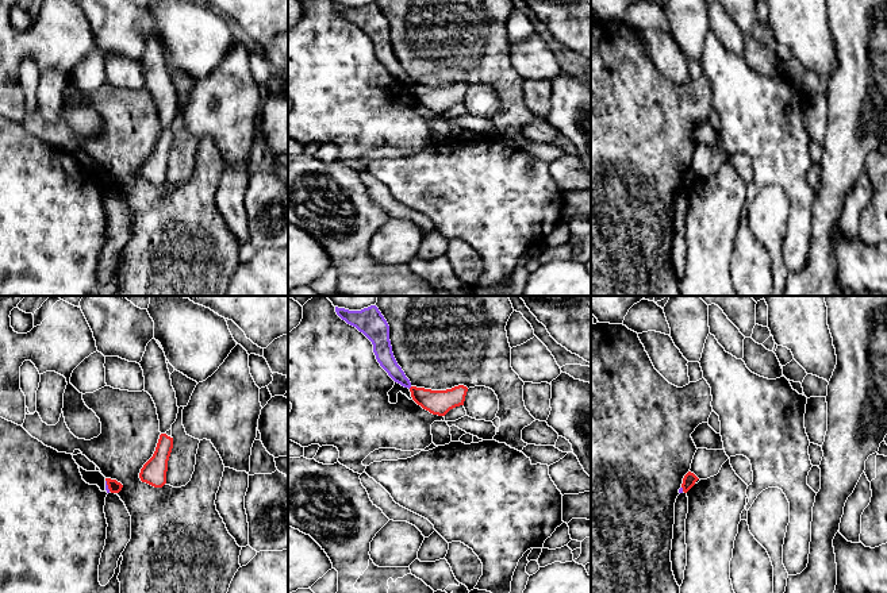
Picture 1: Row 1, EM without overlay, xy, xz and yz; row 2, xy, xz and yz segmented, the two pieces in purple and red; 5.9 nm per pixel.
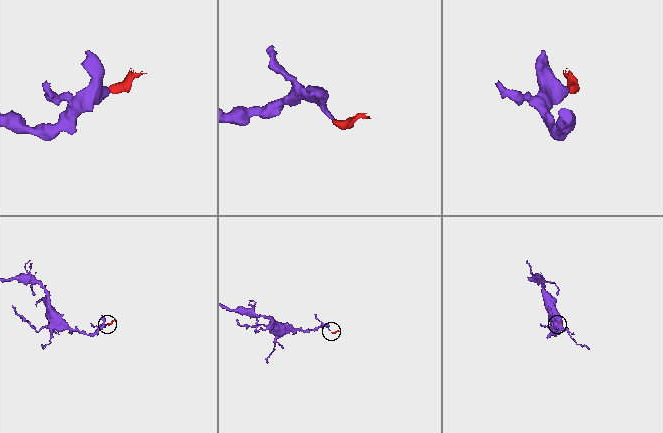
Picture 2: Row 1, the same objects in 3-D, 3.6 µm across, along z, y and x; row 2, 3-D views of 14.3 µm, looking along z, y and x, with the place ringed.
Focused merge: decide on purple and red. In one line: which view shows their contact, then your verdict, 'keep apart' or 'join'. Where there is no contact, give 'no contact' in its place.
xy | keep apart

